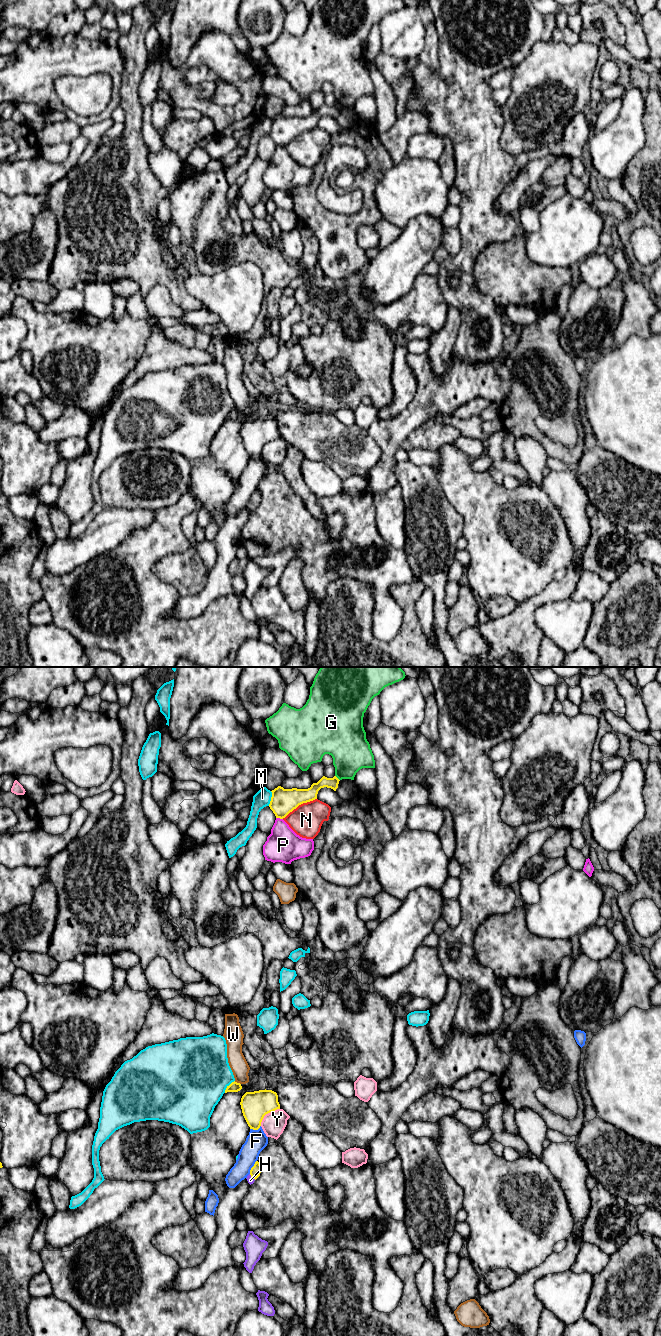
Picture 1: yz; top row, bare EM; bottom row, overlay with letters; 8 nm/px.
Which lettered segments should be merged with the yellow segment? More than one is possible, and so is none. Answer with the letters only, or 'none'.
H

